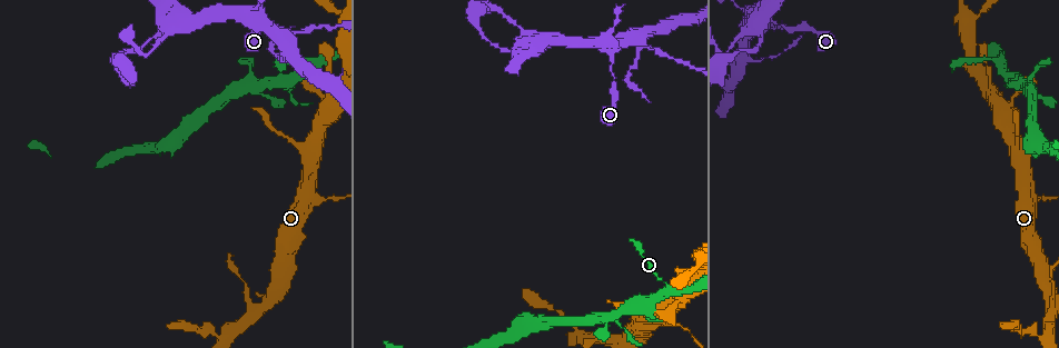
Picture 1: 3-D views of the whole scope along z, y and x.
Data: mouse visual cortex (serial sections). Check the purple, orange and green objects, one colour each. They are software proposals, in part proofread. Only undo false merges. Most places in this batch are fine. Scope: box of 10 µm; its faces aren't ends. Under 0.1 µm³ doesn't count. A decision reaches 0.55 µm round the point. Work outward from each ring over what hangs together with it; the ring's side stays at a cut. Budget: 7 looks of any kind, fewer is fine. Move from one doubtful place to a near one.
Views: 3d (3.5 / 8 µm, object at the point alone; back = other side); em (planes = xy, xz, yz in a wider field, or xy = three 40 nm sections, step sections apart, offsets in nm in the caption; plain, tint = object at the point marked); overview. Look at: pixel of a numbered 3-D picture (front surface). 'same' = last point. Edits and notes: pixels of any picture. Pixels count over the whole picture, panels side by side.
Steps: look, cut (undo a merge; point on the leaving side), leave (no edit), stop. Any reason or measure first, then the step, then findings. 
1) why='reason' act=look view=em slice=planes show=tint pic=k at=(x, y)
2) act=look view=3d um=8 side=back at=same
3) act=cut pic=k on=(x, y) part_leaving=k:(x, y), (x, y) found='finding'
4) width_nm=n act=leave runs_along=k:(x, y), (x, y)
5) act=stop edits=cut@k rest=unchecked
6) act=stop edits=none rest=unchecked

why='sharp bend' act=look view=3d um=3.5 side=back pic=1 at=(1008, 75)

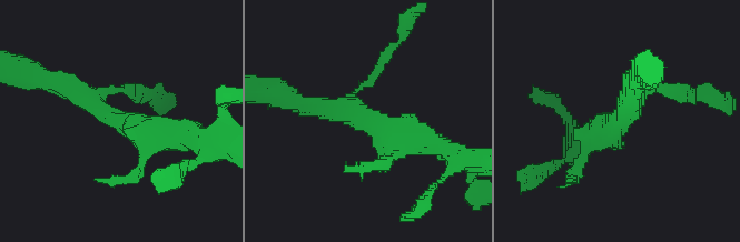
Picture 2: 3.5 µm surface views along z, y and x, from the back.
act=look view=em slice=xy step=1 show=tint pic=2 at=(619, 123)

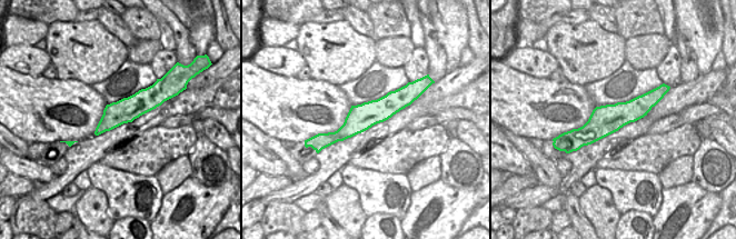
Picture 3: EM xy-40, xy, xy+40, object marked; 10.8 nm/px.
act=leave found='continuous, no second cell'

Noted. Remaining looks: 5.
why='side arm on a straight run' act=look view=3d um=3.5 pic=1 at=(1036, 199)

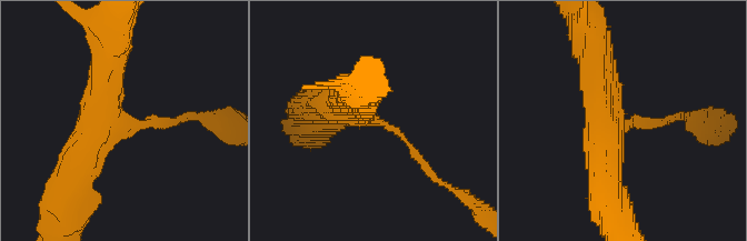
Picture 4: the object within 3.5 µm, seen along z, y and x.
arms=3 arm_widths_nm=150,400,450 why='need the tissue' act=look view=em slice=xy step=1 show=tint pic=4 at=(376, 124)

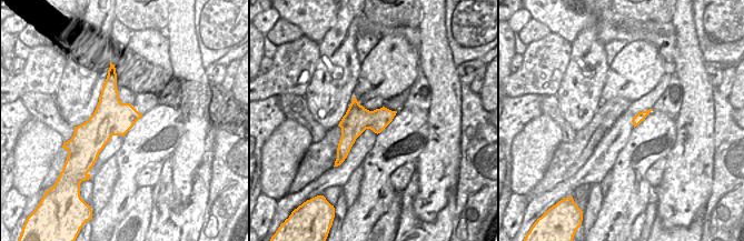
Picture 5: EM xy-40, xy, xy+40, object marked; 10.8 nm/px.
act=leave runs_along=4:(326, 102), (384, 122), (428, 171) found='one cell here'

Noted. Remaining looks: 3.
why='sudden change in width' act=look view=3d um=3.5 pic=1 at=(609, 49)

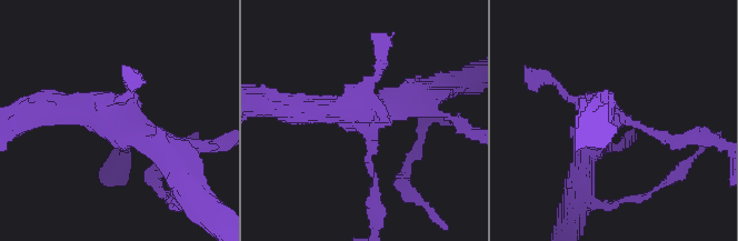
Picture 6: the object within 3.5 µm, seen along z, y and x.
arms=4 arm_widths_nm=150,150,350,350 why='need the tissue' act=look view=em slice=planes show=tint pic=6 at=(612, 121)

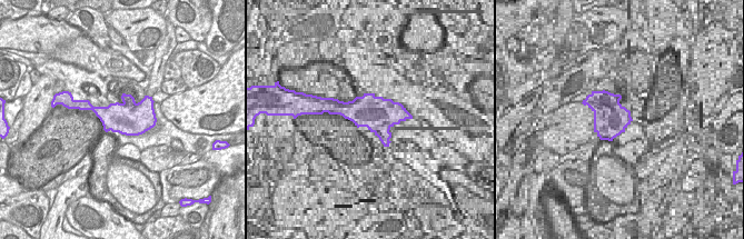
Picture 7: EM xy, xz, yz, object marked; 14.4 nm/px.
act=look view=em slice=xy step=5 show=tint at=same

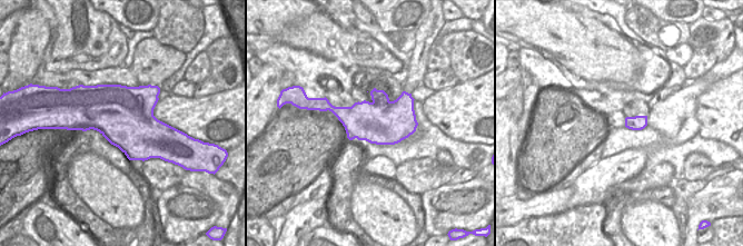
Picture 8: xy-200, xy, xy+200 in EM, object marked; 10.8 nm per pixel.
act=leave runs_along=6:(376, 182), (366, 119), (293, 108) found='one cell here'

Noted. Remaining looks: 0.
act=stop edits=none rest=unchecked

